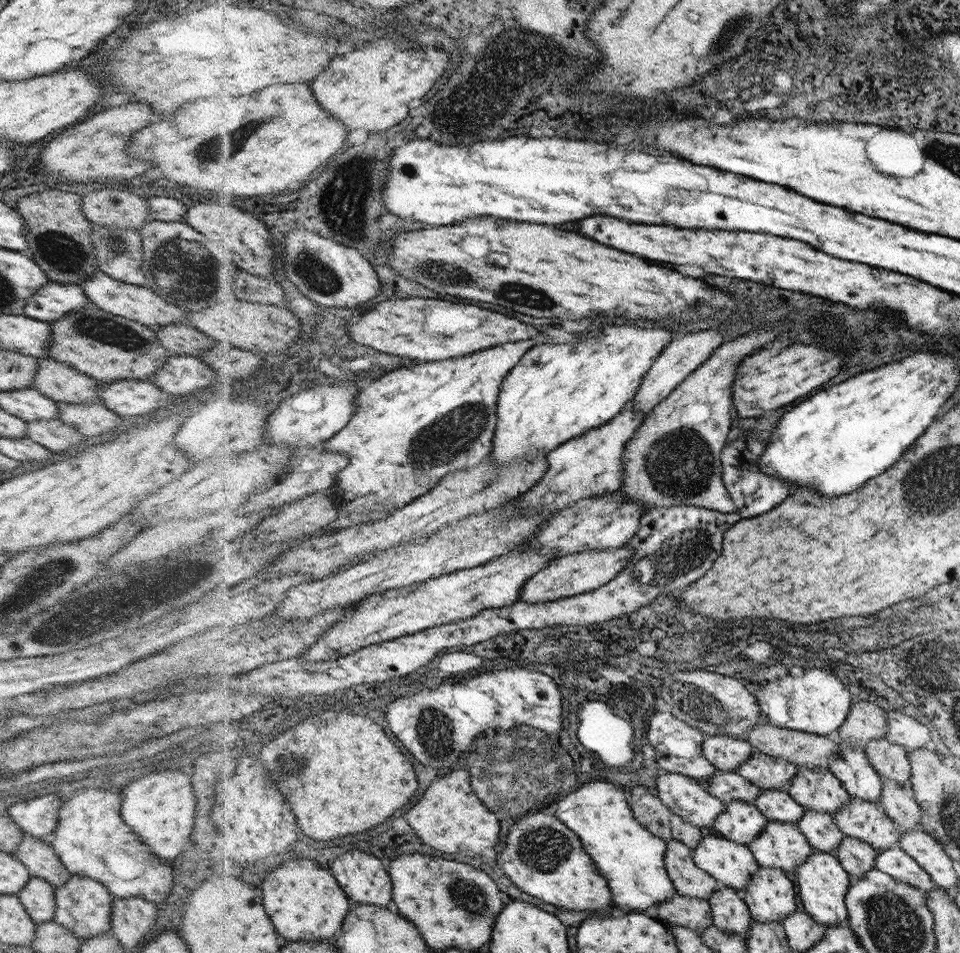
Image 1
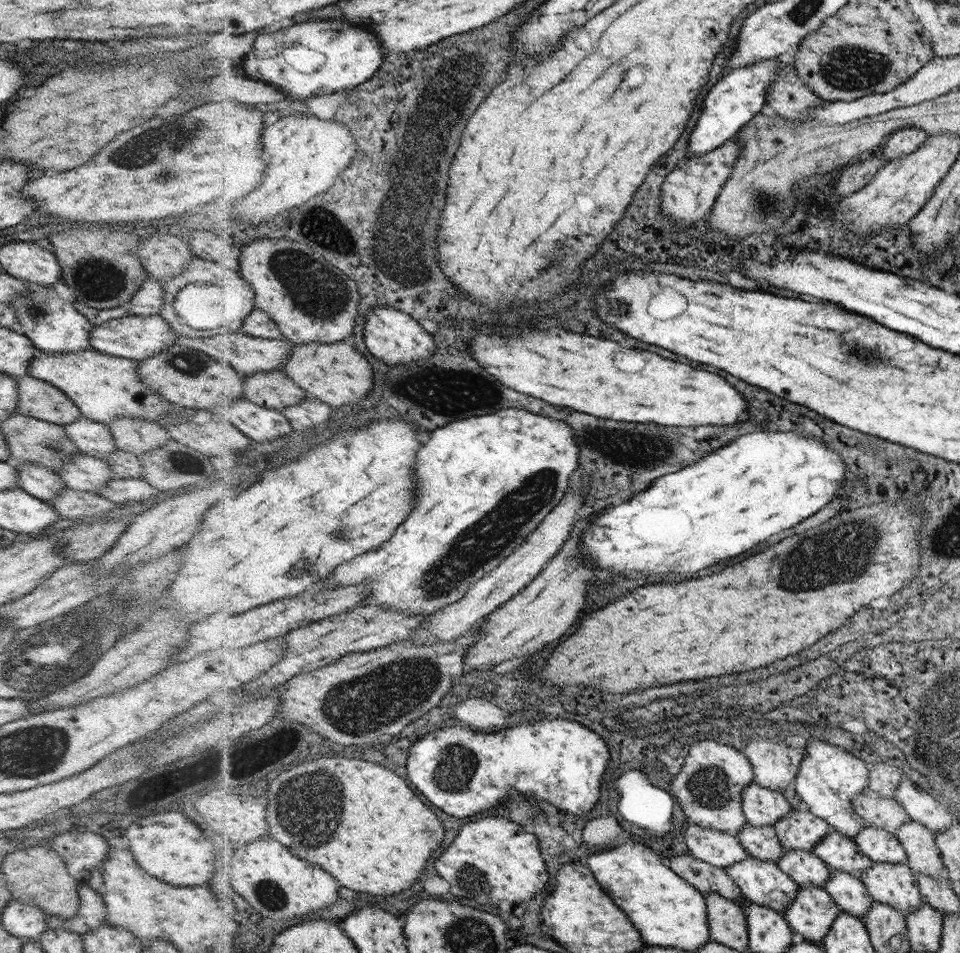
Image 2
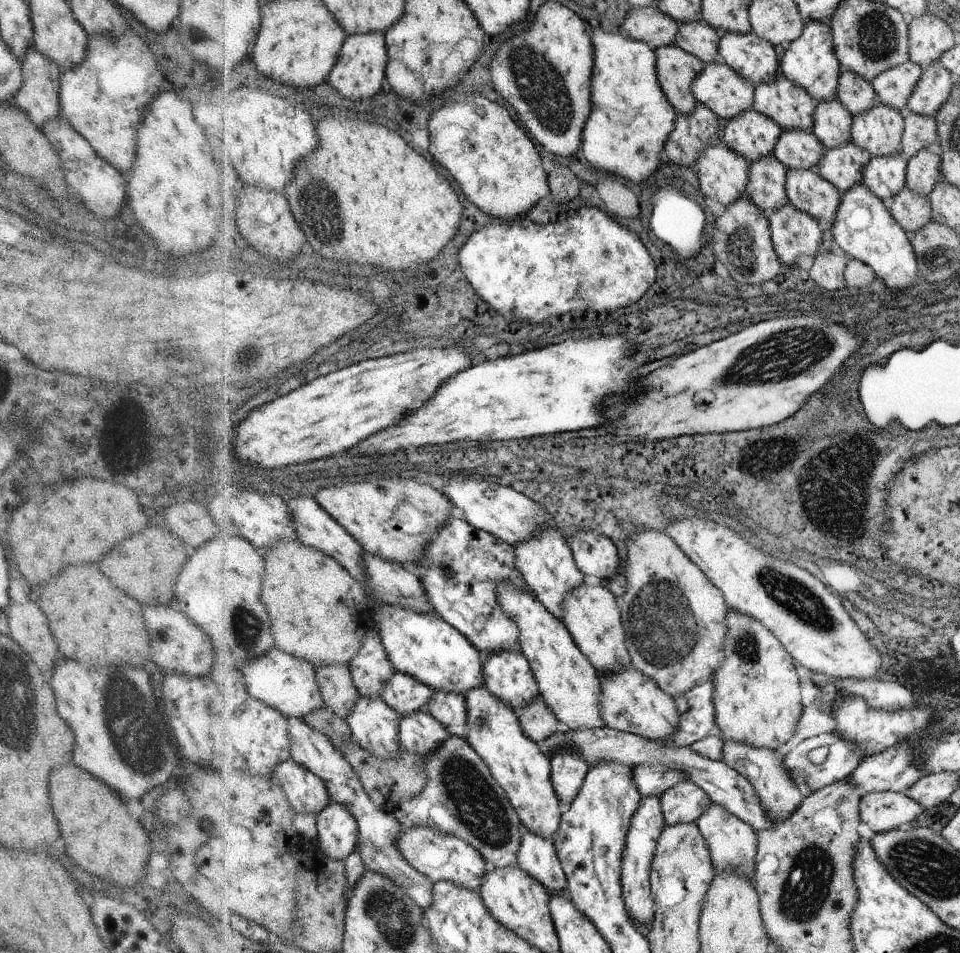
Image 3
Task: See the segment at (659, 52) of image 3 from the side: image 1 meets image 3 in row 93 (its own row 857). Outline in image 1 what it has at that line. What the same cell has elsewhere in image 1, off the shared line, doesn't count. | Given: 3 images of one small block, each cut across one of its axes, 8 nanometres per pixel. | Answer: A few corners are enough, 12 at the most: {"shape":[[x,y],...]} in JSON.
{"shape":[[666,843],[676,893],[708,900],[720,882],[695,862],[691,847]]}

